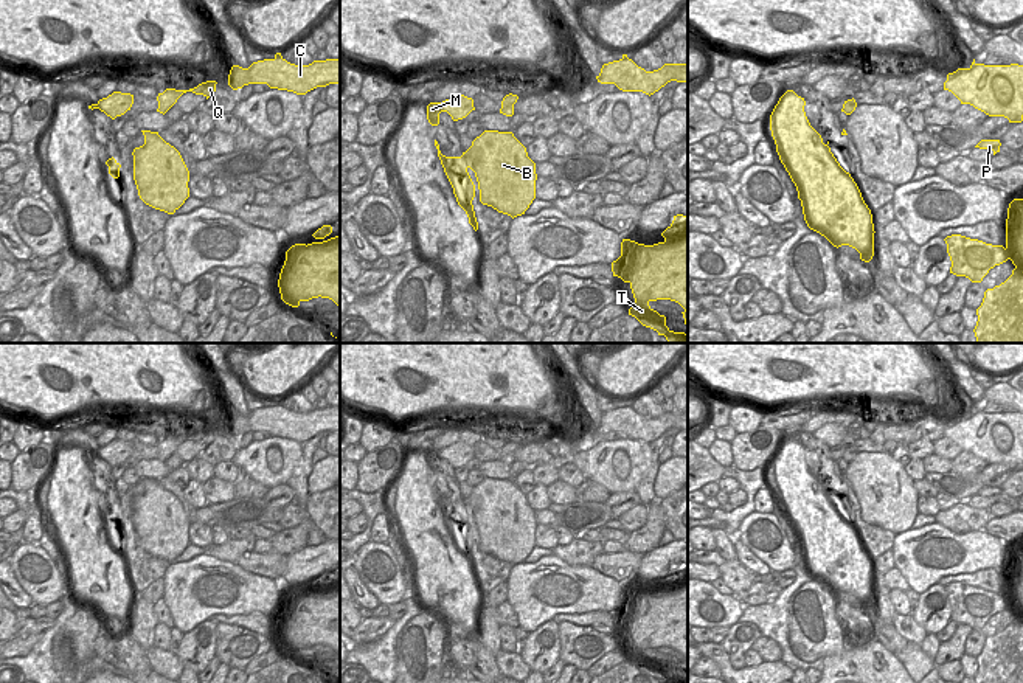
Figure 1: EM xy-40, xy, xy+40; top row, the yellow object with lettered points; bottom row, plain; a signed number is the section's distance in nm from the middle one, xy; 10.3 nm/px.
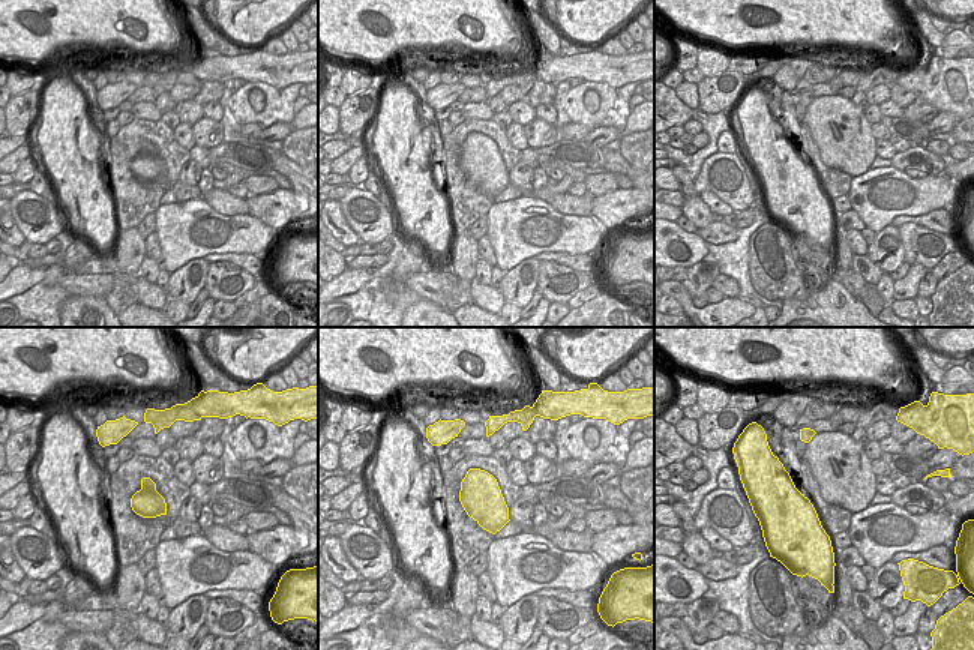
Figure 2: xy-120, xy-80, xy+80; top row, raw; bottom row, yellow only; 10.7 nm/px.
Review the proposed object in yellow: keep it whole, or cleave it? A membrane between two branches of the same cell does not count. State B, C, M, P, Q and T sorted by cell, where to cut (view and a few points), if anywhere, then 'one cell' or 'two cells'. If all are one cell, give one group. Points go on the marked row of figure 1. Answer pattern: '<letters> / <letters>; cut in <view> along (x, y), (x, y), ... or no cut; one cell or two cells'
B M / C P Q T; cut in xy along (441, 103), (441, 107), (447, 110); two cells

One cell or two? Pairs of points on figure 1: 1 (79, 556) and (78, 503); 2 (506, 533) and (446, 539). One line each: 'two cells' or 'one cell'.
1: two cells
2: one cell

